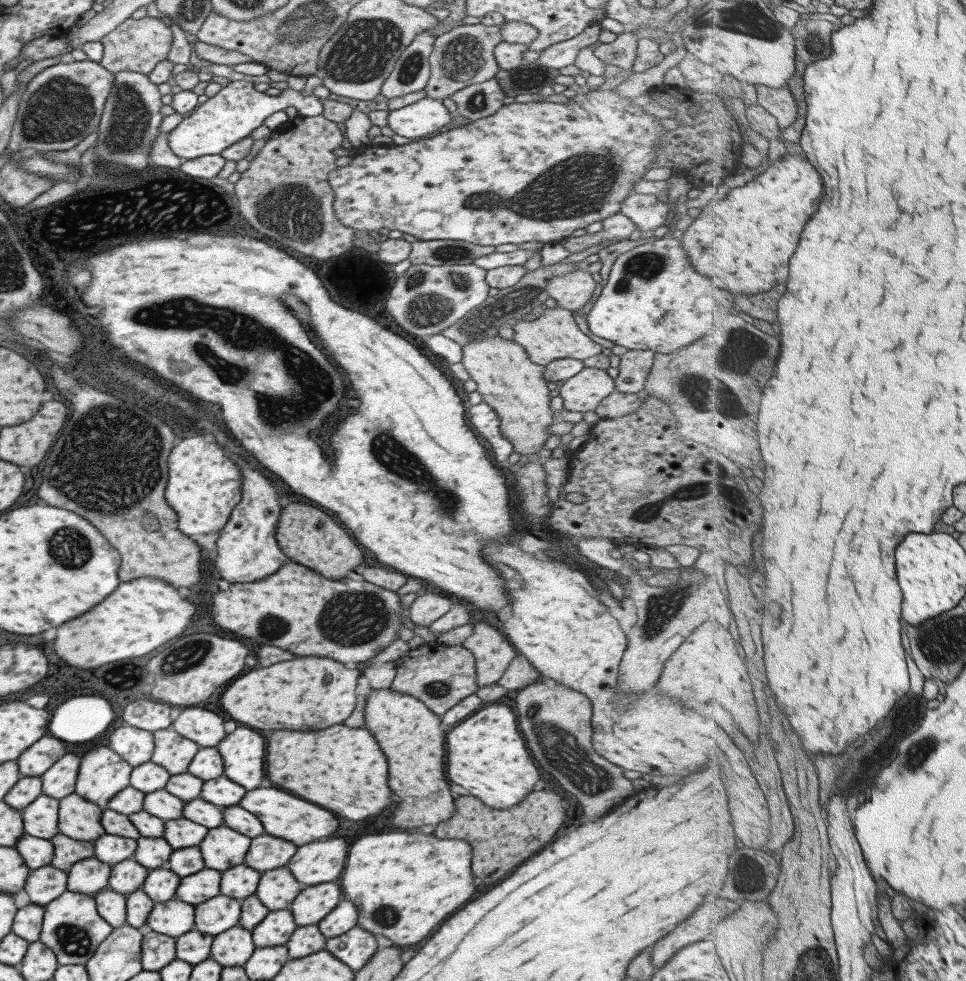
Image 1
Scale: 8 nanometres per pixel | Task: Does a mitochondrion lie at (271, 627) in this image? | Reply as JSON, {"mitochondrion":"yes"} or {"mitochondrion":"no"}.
{"mitochondrion":"yes"}

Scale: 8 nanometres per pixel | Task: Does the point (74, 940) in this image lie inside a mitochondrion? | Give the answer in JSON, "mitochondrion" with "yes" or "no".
{"mitochondrion":"yes"}

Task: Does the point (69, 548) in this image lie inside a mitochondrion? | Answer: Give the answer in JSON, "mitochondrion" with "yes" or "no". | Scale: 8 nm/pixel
{"mitochondrion":"yes"}

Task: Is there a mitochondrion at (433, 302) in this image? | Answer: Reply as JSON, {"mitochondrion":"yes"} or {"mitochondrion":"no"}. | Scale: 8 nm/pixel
{"mitochondrion":"yes"}

